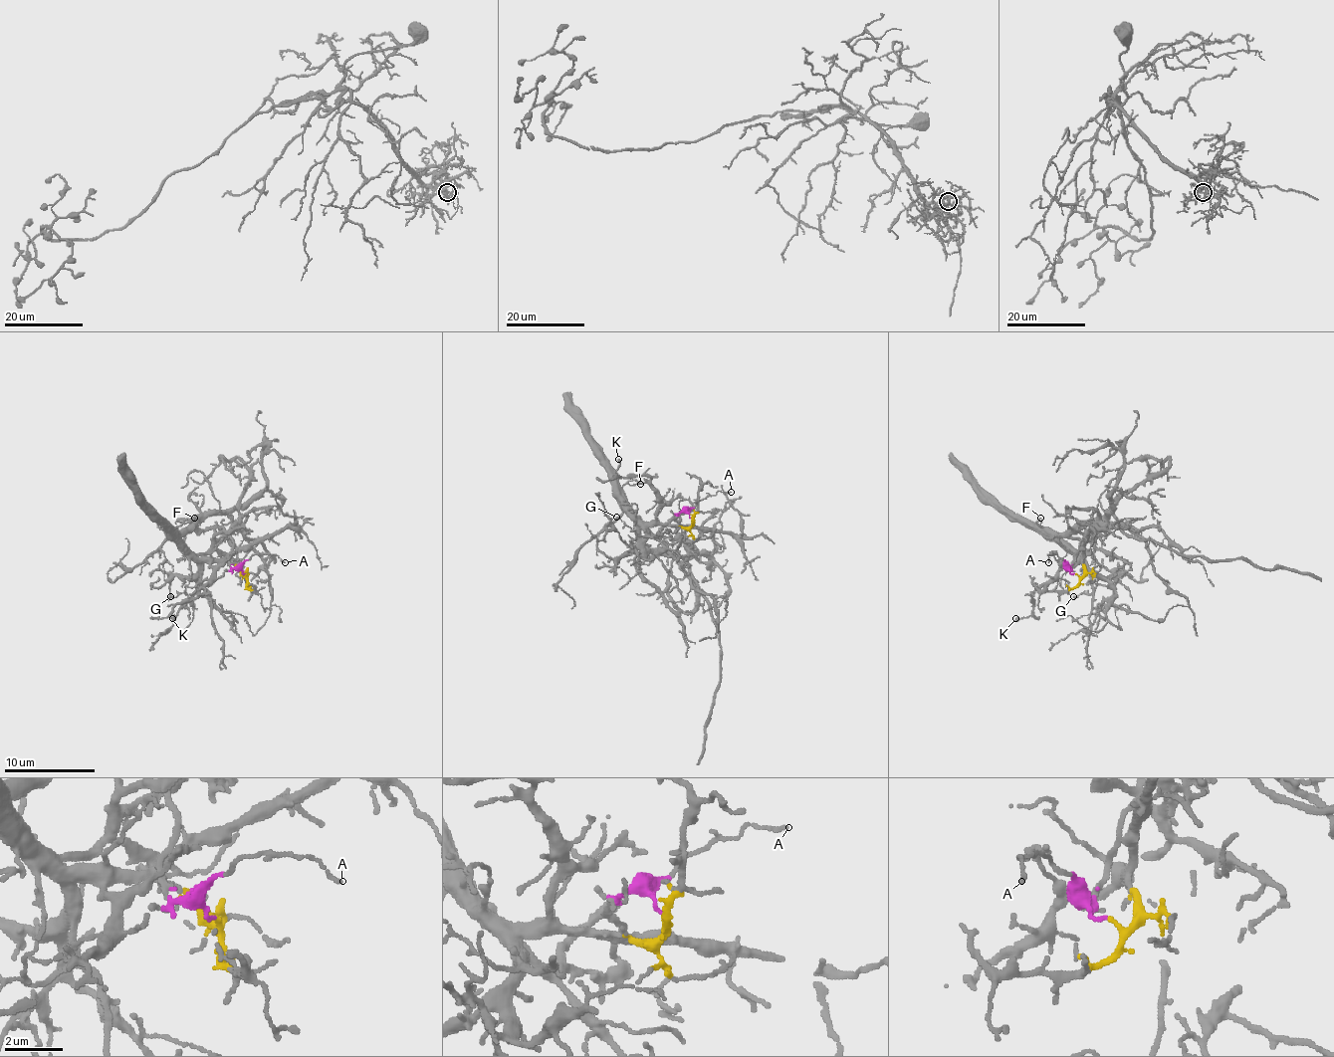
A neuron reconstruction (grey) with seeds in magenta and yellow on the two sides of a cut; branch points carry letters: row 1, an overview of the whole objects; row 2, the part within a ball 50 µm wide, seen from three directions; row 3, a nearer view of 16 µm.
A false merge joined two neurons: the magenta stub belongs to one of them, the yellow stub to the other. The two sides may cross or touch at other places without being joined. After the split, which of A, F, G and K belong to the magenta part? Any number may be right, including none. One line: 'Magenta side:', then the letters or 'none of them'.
Magenta side: A

